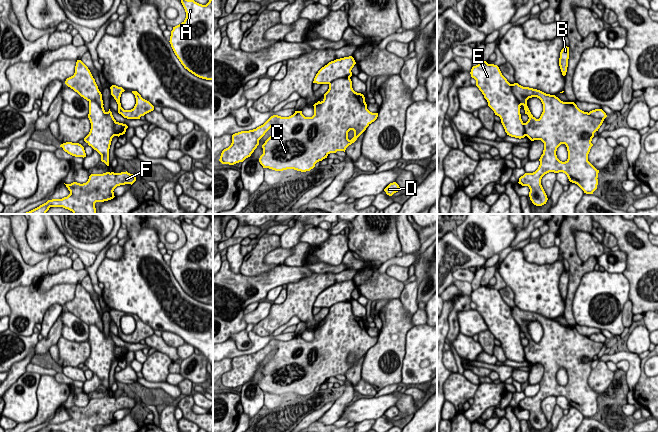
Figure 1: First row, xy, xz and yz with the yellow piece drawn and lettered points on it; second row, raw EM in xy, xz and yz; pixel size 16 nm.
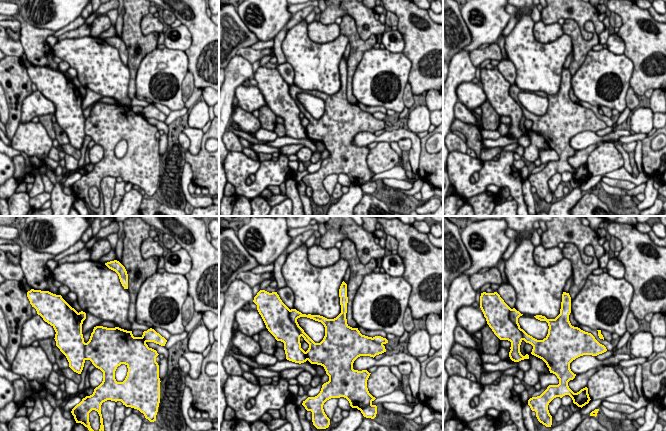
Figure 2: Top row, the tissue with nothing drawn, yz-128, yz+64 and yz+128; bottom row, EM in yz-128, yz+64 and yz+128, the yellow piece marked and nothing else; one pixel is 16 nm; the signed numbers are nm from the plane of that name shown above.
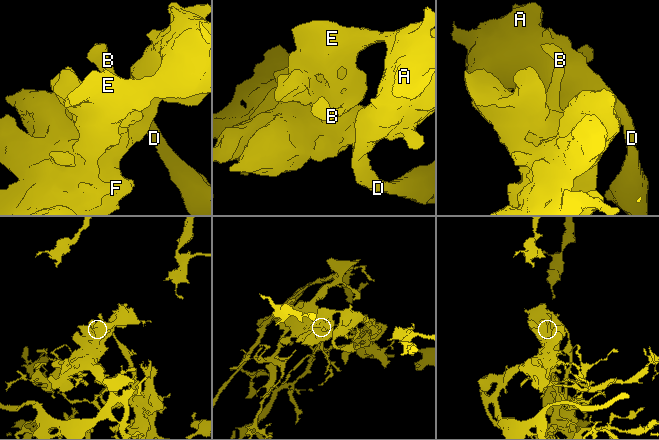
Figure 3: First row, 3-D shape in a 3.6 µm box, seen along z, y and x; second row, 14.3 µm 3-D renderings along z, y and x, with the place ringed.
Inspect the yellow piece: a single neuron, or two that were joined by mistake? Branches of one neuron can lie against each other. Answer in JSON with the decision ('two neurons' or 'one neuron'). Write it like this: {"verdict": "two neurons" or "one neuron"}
{"verdict": "two neurons"}

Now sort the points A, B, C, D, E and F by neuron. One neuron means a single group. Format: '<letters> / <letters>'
A D E / B C F

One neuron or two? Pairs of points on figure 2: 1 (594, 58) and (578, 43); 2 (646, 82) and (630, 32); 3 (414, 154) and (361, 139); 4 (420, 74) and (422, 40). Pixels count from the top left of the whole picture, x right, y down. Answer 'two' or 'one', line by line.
1: two
2: one
3: one
4: one

